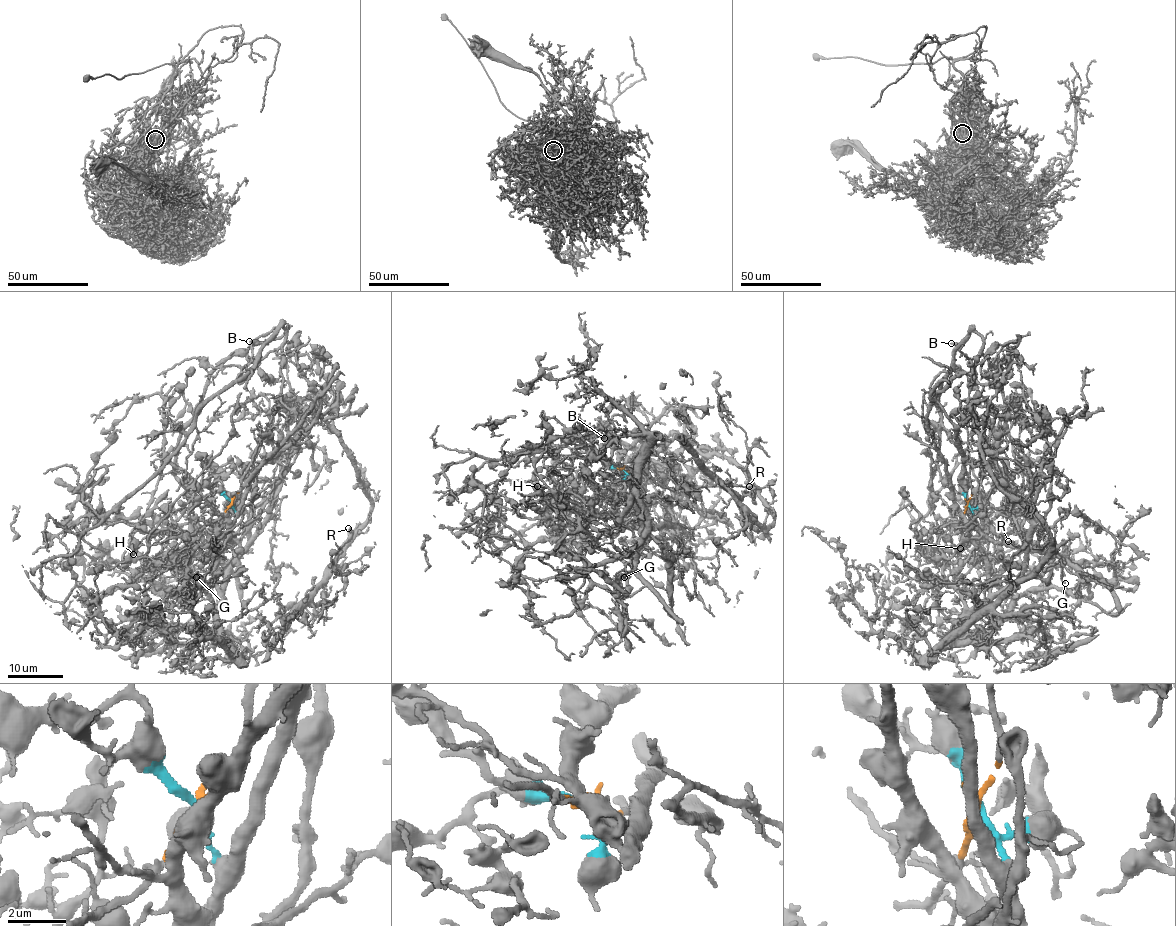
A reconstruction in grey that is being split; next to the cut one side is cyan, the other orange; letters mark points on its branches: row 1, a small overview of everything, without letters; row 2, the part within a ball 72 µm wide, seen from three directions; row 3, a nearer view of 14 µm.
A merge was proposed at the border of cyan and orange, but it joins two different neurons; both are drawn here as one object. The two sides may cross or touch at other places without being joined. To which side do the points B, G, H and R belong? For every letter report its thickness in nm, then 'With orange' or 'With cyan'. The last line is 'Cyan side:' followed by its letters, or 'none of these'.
B: Thickness 180 nm. With orange
G: Thickness 100 nm. With cyan
H: Thickness 170 nm. With cyan
R: Thickness 110 nm. With cyan
Cyan side: G, H, R

